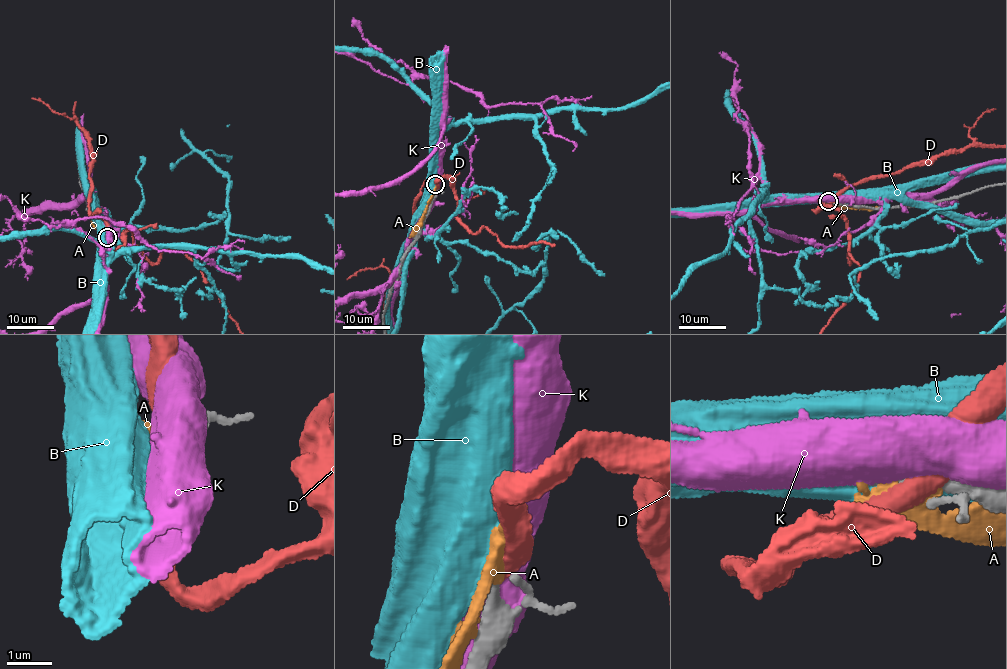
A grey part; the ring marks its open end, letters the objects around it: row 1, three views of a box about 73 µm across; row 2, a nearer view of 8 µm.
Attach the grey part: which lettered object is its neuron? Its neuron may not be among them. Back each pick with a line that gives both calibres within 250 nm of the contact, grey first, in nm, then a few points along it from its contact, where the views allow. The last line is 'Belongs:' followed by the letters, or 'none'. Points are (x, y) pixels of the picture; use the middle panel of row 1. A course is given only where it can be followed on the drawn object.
Belongs: none

